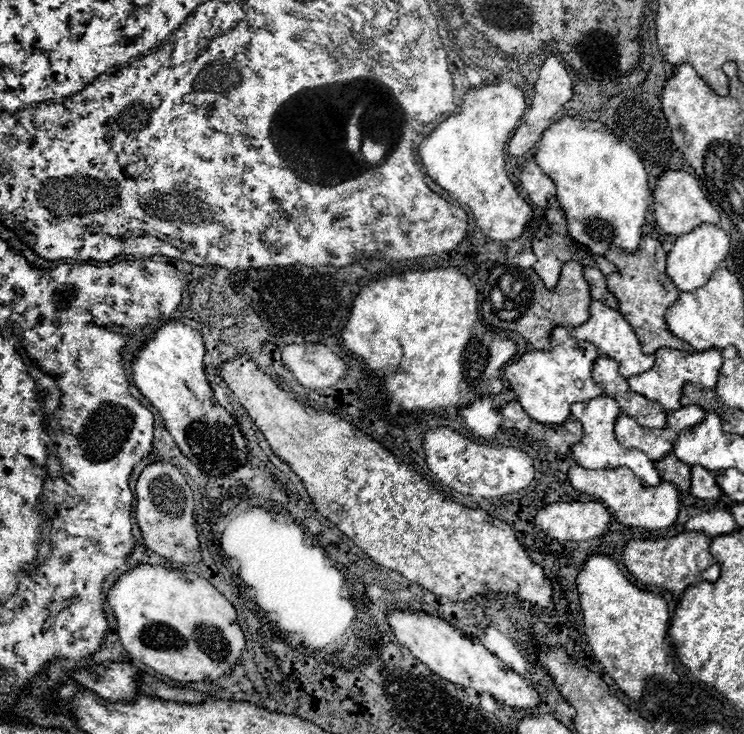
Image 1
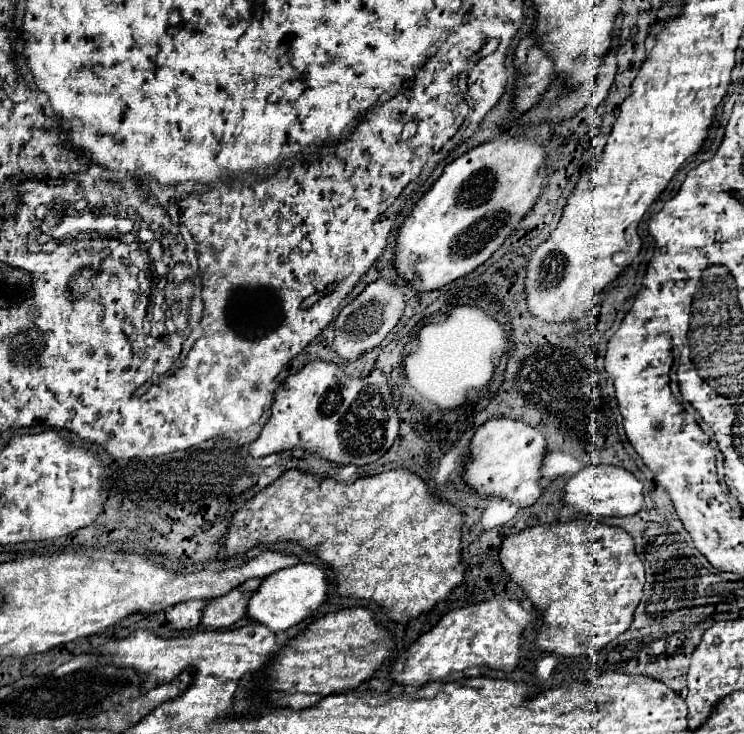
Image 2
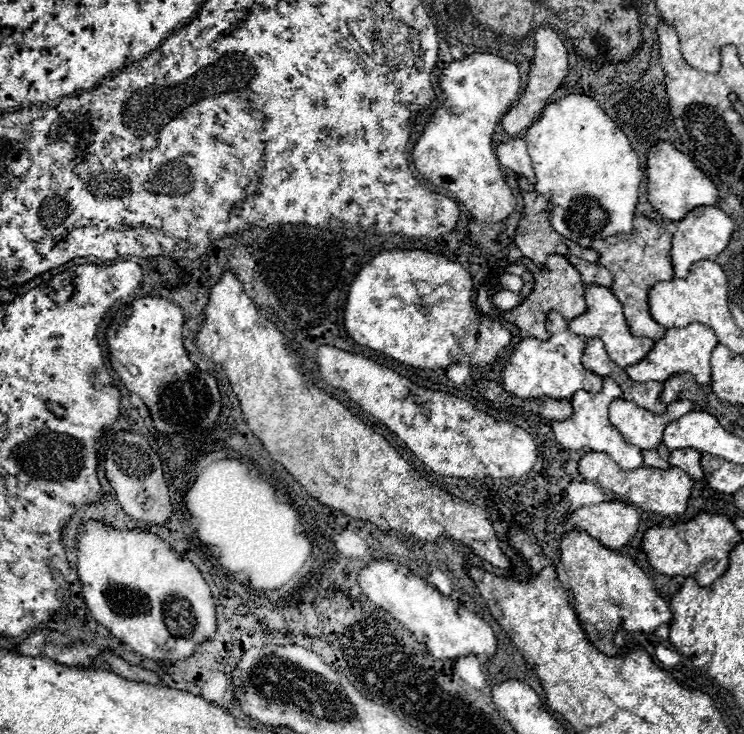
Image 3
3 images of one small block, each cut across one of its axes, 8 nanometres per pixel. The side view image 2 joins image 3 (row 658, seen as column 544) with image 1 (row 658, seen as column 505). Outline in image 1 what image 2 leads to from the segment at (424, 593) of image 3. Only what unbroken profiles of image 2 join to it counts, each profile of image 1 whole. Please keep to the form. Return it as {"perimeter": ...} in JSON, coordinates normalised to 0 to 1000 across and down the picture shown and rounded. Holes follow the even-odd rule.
{"perimeter":[[[527,831],[522,837],[522,850],[527,853],[530,866],[538,872],[538,877],[543,877],[575,913],[586,916],[591,924],[618,937],[634,937],[642,946],[656,946],[677,962],[694,967],[715,970],[718,965],[723,965],[726,948],[720,946],[720,940],[712,937],[710,929],[694,916],[688,916],[672,896],[656,888],[642,872],[634,872],[621,858],[608,856],[591,842],[583,845],[581,839],[551,831]]]}

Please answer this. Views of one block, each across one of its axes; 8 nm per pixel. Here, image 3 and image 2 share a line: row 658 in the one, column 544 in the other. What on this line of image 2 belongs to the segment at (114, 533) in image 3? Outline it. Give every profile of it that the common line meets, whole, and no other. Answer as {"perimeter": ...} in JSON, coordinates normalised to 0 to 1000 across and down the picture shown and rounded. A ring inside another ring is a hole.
{"perimeter":[[[675,183],[661,193],[634,202],[624,213],[602,223],[583,253],[559,275],[543,300],[530,343],[530,368],[562,398],[581,398],[613,379],[621,379],[651,360],[688,319],[691,308],[710,292],[723,272],[734,248],[734,207],[718,188],[696,188]]]}

